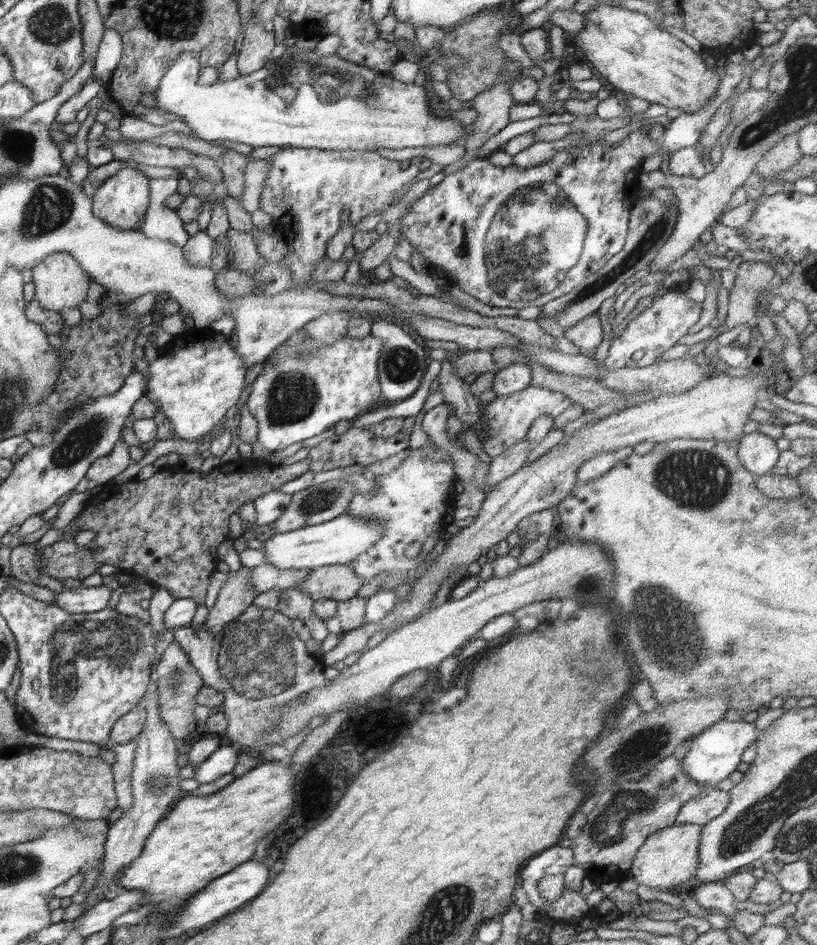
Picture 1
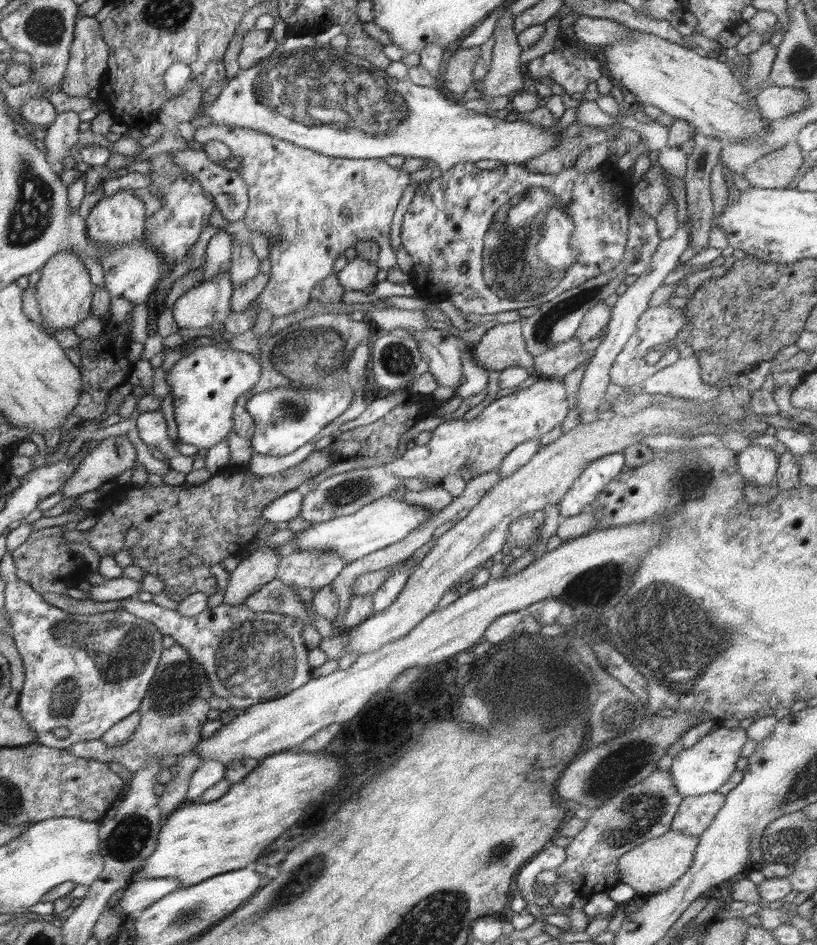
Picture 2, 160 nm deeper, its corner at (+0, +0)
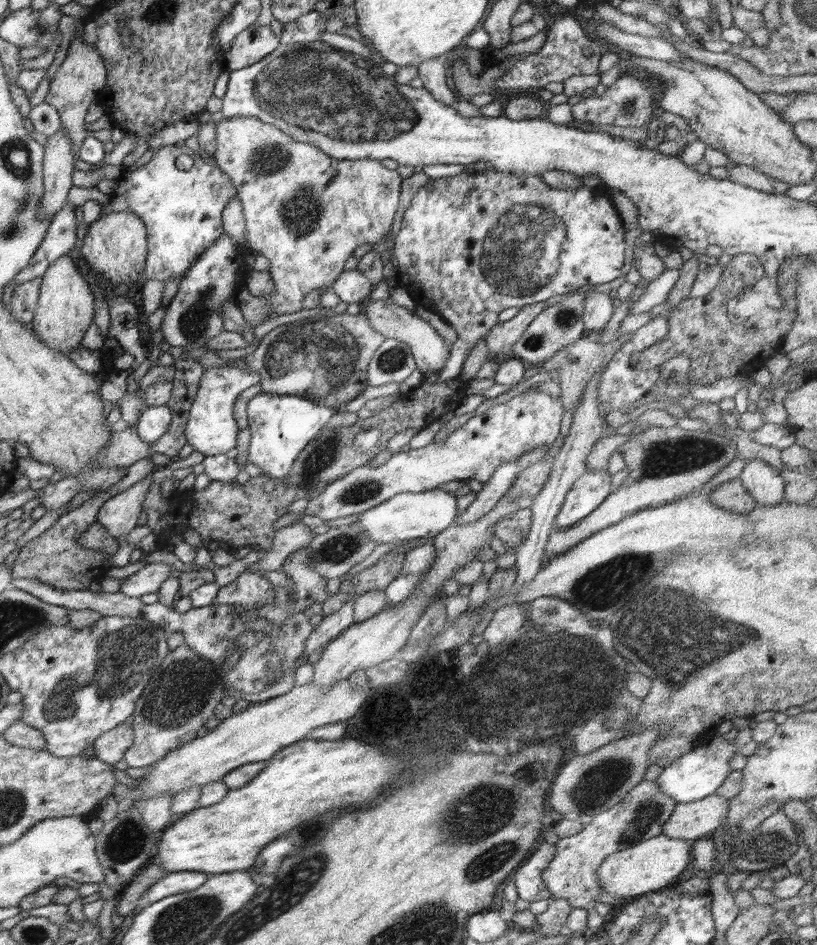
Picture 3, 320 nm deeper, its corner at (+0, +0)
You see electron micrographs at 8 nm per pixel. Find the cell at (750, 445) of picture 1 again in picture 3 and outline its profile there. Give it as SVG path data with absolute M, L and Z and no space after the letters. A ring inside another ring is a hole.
M752 460L744 467L739 479L759 507L784 501L785 482L781 472L766 465L764 460Z

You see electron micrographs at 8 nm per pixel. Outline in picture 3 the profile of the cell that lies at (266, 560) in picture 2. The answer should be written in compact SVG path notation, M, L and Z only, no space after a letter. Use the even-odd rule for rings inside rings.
M292 523L276 530L271 549L264 551L264 558L252 564L247 571L259 575L281 571L284 560L294 551L309 548L314 537L310 526L303 523Z

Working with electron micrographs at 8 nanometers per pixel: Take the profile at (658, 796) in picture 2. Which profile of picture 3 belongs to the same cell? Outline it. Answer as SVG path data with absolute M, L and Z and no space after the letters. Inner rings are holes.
M654 781L639 782L616 806L595 814L591 823L575 835L560 839L556 844L555 857L541 874L543 883L550 891L552 901L566 898L572 908L593 908L603 892L597 877L597 868L610 854L636 846L661 834L664 823L670 818L676 802L666 796Z

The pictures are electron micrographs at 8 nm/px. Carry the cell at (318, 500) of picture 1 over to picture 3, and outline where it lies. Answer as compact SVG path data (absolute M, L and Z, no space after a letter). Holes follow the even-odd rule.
M542 391L536 393L522 393L510 401L490 407L482 415L474 415L462 427L448 435L444 441L438 443L432 441L431 444L410 450L409 452L399 452L393 454L382 466L372 468L370 464L350 471L342 478L330 482L327 488L320 493L312 492L305 514L319 516L324 521L336 518L358 516L362 512L370 510L373 506L378 506L390 498L403 493L417 494L438 489L442 484L452 482L452 480L478 480L478 482L488 482L494 471L508 461L519 459L527 451L532 451L538 446L551 446L556 442L562 428L561 420L565 412L561 401L561 395L552 397Z

